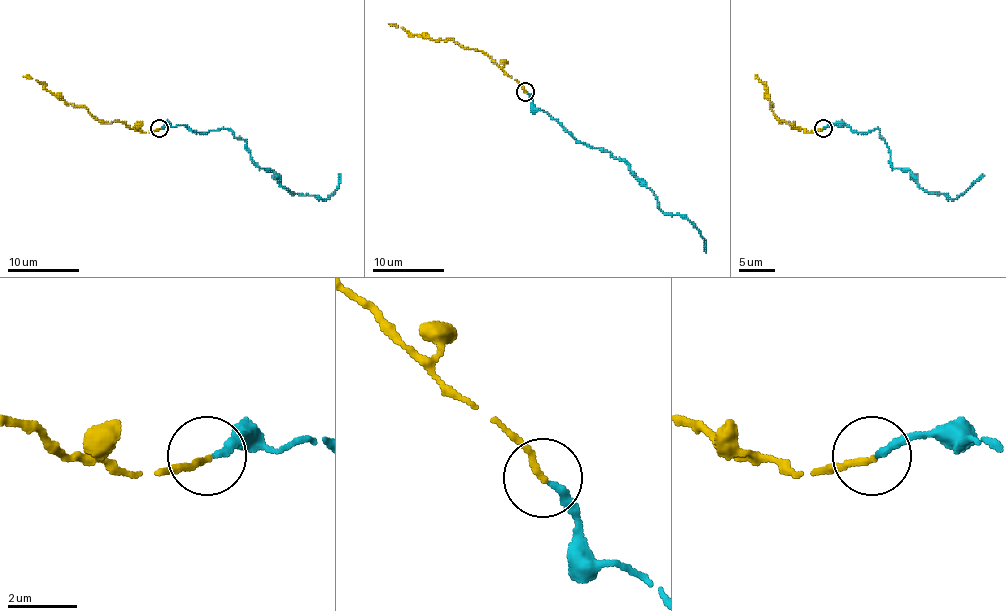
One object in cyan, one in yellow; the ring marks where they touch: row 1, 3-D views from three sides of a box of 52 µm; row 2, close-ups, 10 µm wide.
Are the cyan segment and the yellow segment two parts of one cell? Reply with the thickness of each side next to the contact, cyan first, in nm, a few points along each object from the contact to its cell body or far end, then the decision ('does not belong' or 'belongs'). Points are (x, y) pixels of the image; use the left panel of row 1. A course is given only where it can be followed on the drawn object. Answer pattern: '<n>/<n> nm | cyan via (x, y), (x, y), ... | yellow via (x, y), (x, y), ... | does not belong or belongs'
200/180 nm | cyan via (160, 128), (227, 128), (246, 143), (259, 168), (299, 195), (328, 199), (340, 175) | yellow via (160, 128), (140, 132), (120, 121), (100, 123), (84, 107), (73, 107), (59, 100), (35, 80), (23, 76) | belongs

